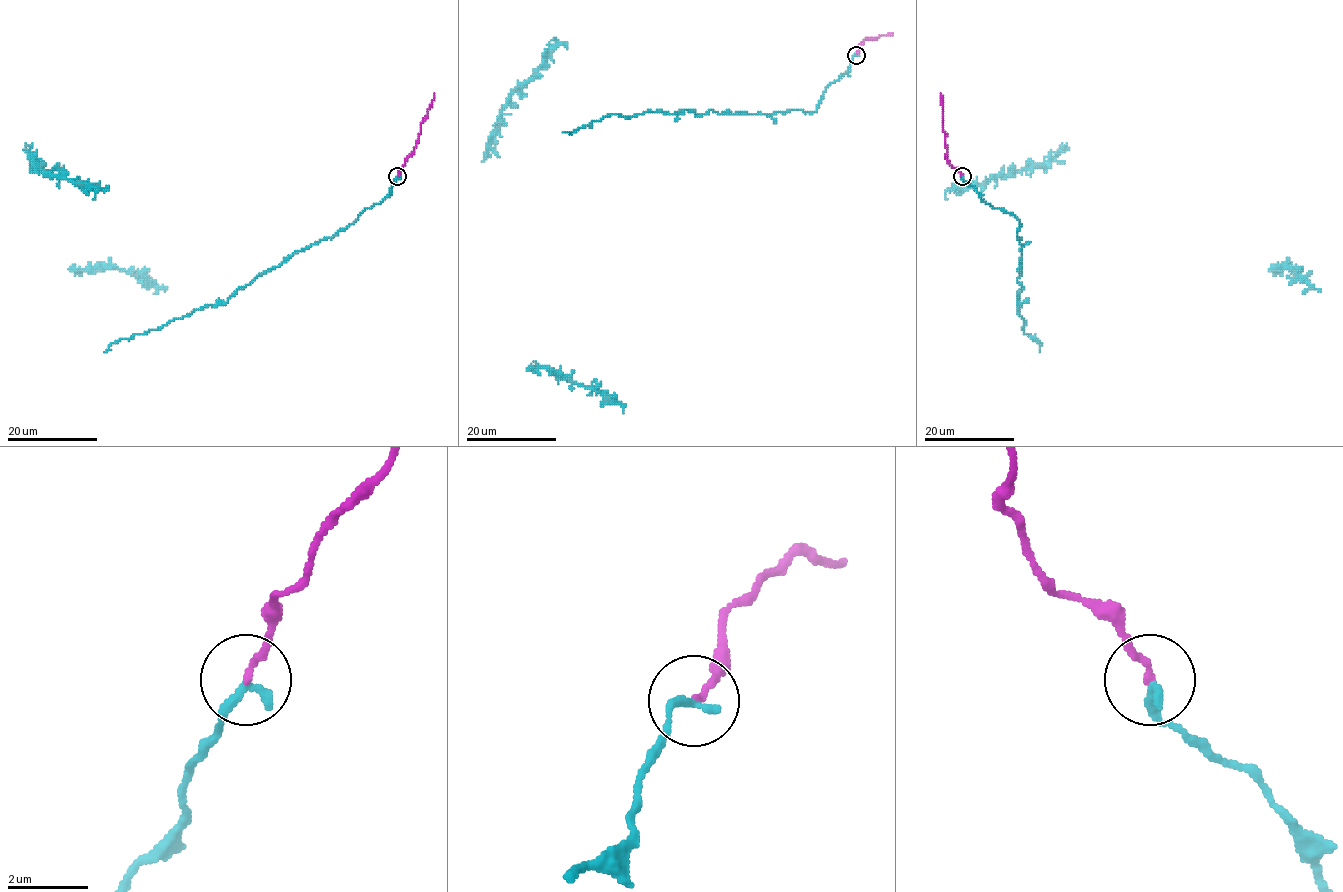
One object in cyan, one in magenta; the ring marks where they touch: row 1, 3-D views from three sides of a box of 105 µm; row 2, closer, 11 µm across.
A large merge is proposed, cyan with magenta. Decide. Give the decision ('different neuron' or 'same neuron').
same neuron

